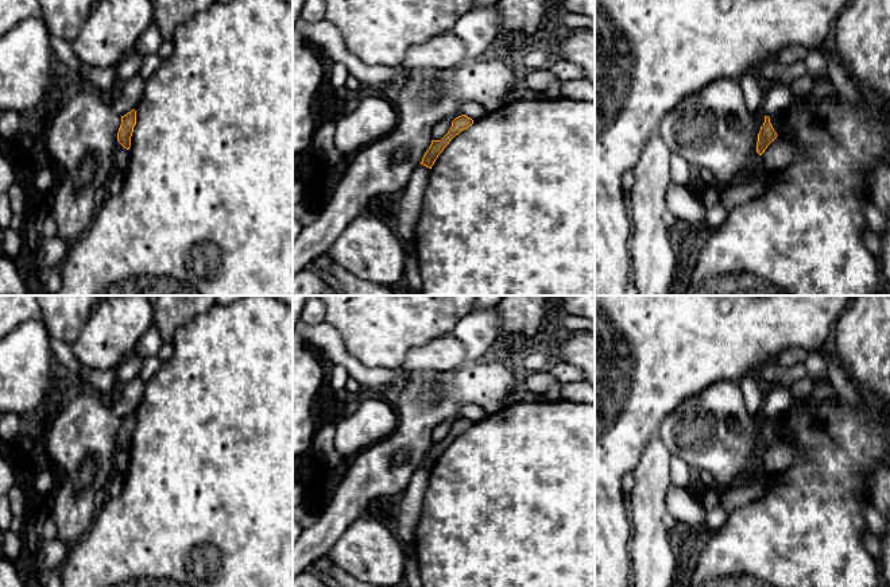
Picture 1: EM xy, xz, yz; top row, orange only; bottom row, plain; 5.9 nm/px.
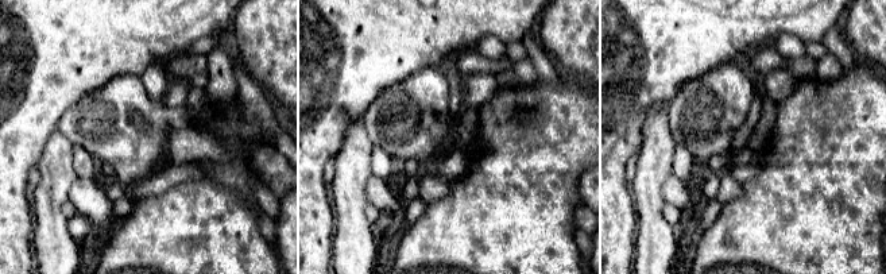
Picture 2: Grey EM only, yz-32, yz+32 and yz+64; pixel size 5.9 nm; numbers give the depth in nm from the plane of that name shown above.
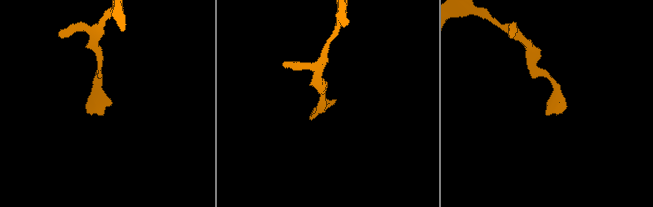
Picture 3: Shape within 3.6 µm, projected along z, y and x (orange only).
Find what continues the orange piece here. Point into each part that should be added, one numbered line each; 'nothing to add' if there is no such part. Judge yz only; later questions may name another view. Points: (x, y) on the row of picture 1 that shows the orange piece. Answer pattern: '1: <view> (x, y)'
nothing to add

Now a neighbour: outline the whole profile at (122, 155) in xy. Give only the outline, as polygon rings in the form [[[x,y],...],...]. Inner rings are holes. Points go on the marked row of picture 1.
[[[119,142],[115,150],[115,169],[124,171],[129,162],[129,150],[124,148]]]

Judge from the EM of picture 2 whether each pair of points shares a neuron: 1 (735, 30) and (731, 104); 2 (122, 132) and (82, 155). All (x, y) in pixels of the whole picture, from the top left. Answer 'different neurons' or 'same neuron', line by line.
1: different neurons
2: different neurons

